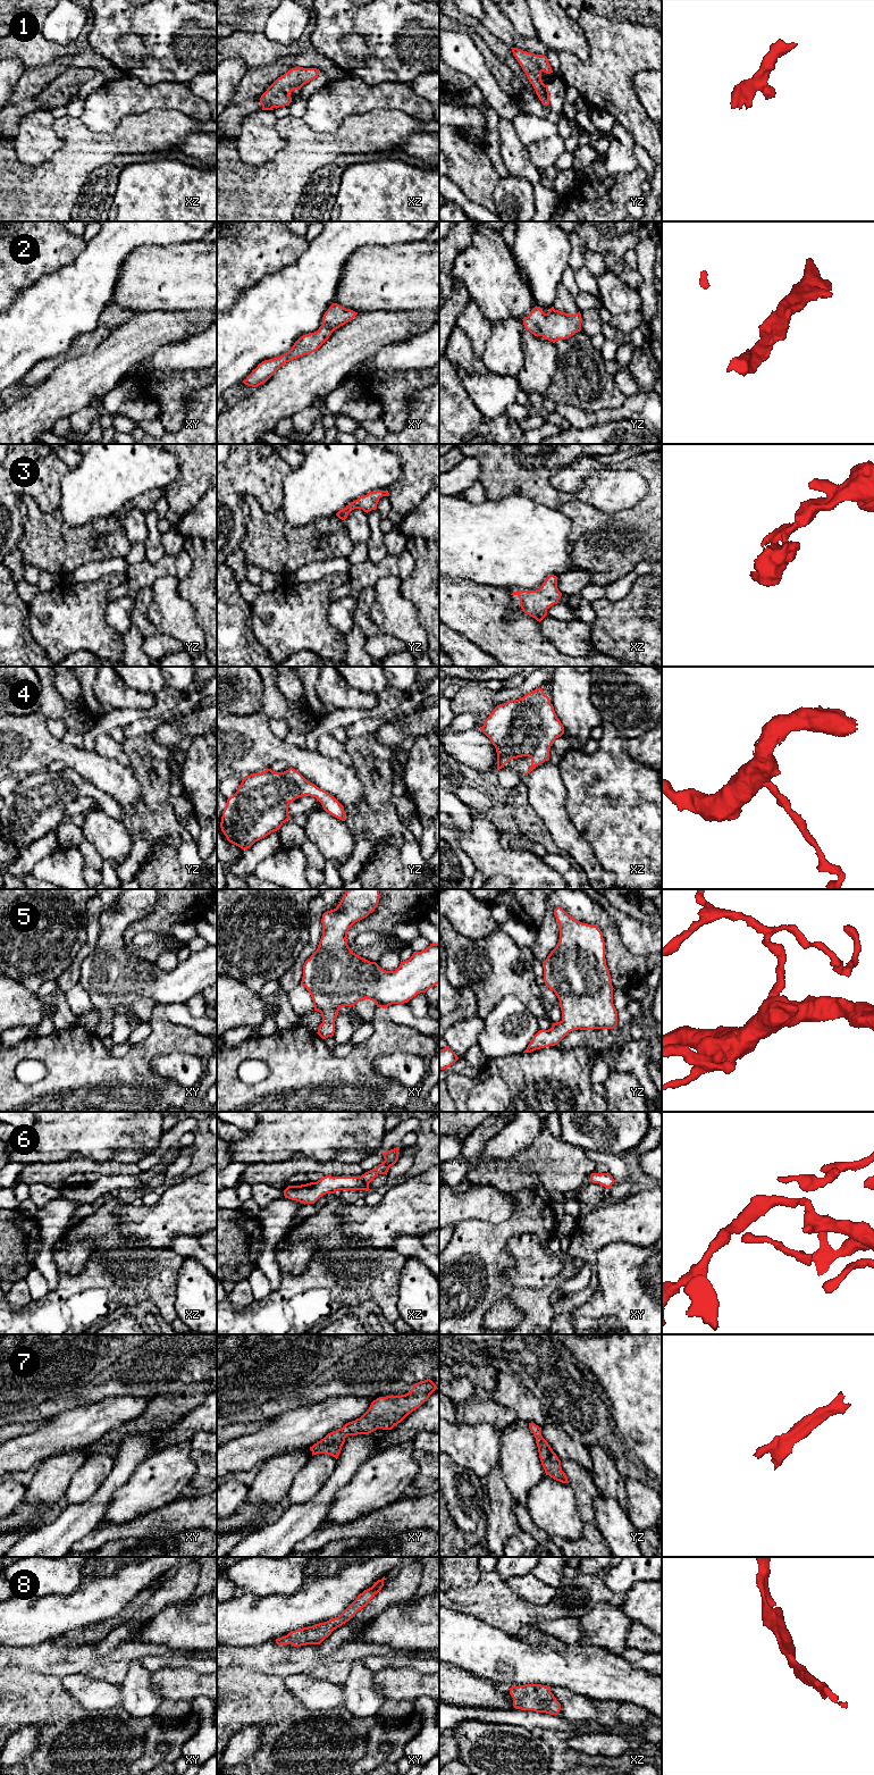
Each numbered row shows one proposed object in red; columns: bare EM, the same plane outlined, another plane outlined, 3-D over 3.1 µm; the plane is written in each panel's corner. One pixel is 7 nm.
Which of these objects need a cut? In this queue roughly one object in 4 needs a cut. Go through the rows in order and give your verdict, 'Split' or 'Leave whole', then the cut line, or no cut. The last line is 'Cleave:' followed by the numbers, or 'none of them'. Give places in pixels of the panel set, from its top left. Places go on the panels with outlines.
1: Leave whole. No split
2: Leave whole. No split
3: Leave whole. No split
4: Leave whole. No split
5: Leave whole. No split
6: Leave whole. No split
7: Leave whole. No split
8: Leave whole. No split
Cleave: none of them

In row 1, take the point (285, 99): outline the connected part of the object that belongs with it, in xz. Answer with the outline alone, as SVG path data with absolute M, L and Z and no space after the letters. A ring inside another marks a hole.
M296 67L278 77L261 95L260 103L262 110L274 110L275 108L289 106L292 102L291 92L300 90L304 84L314 79L319 75L317 68Z

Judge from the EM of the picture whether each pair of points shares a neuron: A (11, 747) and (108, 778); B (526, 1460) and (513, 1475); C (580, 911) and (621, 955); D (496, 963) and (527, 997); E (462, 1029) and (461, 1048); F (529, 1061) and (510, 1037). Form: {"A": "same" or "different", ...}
{"A": "same", "B": "same", "C": "same", "D": "same", "E": "same", "F": "different"}

